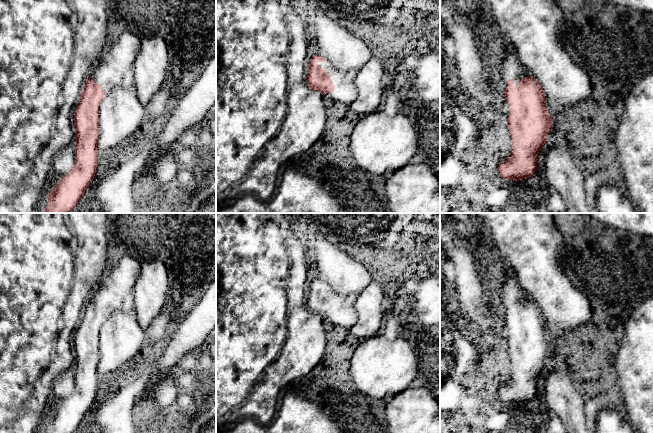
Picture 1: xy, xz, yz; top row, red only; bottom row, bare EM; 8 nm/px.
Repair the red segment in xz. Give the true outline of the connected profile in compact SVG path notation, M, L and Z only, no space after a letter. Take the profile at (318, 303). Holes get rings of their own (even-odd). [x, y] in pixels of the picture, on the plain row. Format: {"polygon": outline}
{"polygon": "M315 279L311 282L309 289L307 290L308 297L306 300L307 310L313 314L319 315L324 319L326 317L333 317L335 310L331 304L330 299L325 293L322 293L317 287L325 286L326 284Z"}

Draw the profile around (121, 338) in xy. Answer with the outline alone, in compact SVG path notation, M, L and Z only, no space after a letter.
M105 276L89 300L101 308L105 319L99 329L98 374L115 371L141 350L145 331L140 327L134 306L134 290L122 303L113 300L115 286Z

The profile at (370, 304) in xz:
M373 279L355 302L358 319L349 332L363 339L375 336L381 325L386 303L382 287Z

